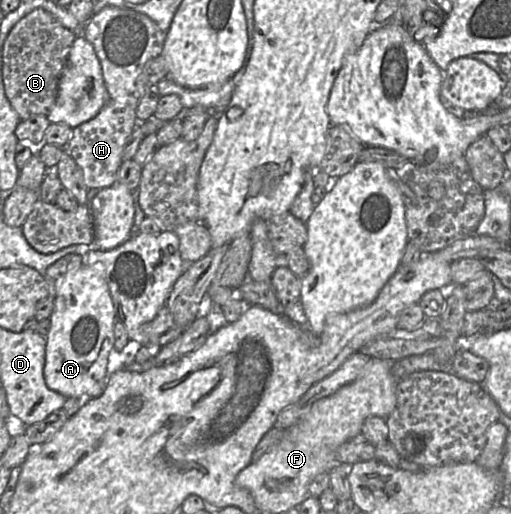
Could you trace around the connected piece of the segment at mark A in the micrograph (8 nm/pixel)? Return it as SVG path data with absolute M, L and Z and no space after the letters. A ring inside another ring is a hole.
M81 265L57 281L50 330L46 339L43 375L47 387L64 397L88 400L106 389L108 356L114 347L116 312L104 278L104 266Z

